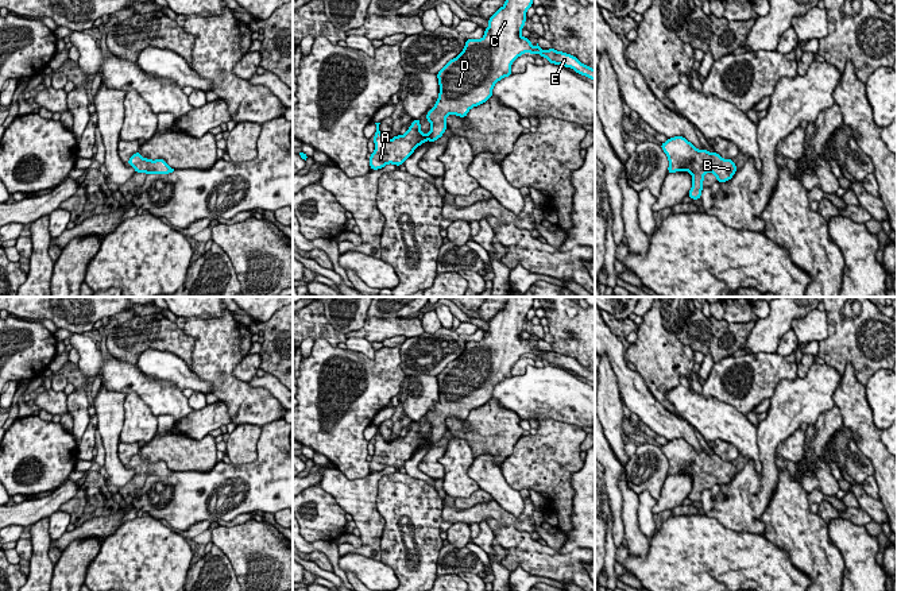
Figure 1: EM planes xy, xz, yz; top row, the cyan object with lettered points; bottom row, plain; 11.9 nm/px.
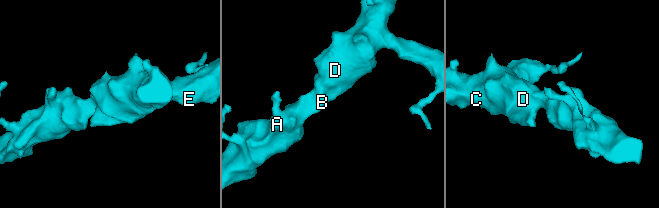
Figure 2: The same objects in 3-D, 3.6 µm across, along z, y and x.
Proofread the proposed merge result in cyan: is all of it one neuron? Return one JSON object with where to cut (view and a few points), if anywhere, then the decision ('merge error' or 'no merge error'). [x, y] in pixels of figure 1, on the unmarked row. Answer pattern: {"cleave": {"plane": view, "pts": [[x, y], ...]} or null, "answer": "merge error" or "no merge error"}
{"cleave": null, "answer": "no merge error"}

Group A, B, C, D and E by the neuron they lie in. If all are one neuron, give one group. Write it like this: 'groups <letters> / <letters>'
groups A B C D E

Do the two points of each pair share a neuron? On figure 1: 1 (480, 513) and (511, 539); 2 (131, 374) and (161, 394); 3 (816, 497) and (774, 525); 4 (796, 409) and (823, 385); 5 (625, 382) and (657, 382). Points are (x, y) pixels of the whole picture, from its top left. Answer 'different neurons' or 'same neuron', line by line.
1: different neurons
2: same neuron
3: different neurons
4: same neuron
5: different neurons

